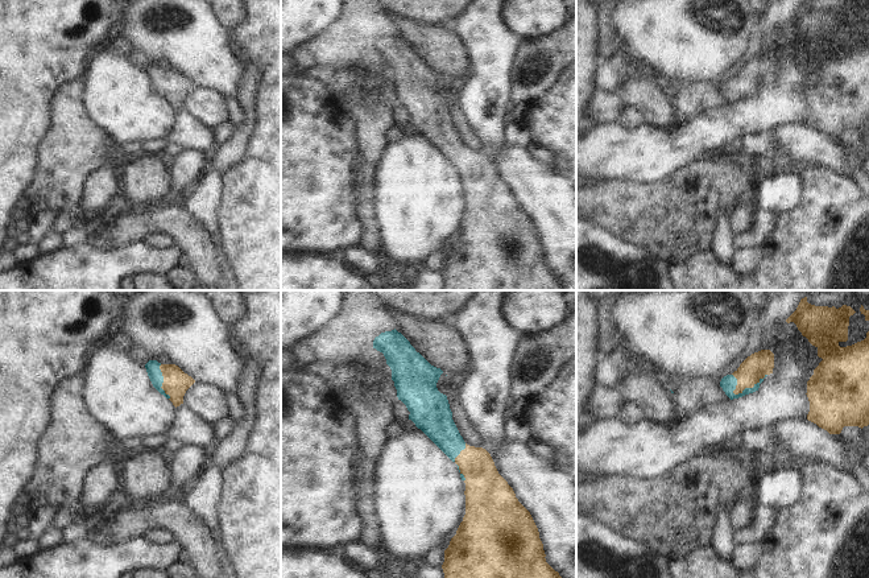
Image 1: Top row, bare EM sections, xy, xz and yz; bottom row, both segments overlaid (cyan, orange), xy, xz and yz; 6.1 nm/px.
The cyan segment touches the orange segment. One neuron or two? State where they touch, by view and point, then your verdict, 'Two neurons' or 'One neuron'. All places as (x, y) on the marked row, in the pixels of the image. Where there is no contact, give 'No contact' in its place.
Touches cyan at yz (749, 388). One neuron.

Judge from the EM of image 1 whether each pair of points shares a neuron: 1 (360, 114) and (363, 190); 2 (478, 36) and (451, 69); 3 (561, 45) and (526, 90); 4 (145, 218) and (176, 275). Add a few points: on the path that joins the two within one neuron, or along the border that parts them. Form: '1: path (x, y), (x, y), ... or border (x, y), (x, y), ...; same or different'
1: path (367, 132), (367, 165), (364, 172); same
2: border (450, 29), (468, 62), (459, 83); different
3: path (550, 57), (547, 74), (538, 82); same
4: border (186, 267), (194, 276); different

